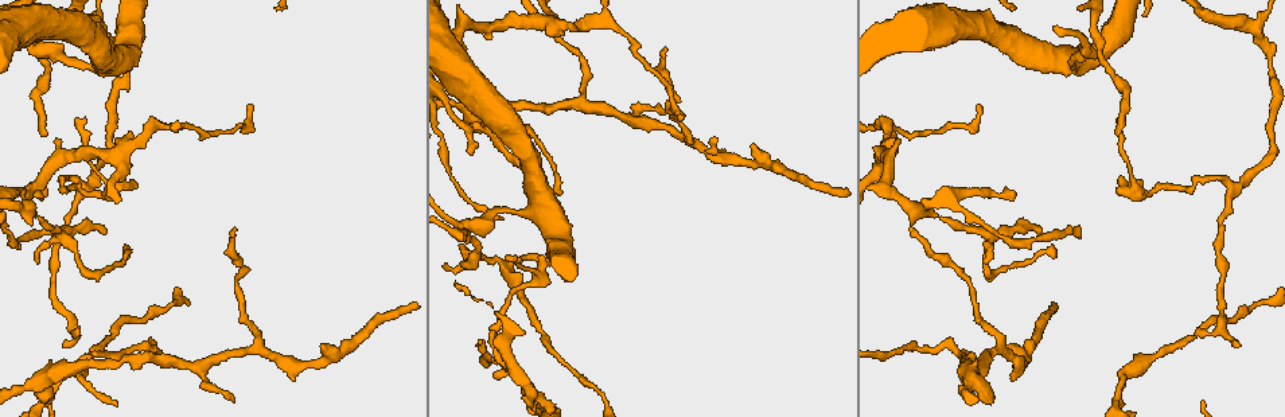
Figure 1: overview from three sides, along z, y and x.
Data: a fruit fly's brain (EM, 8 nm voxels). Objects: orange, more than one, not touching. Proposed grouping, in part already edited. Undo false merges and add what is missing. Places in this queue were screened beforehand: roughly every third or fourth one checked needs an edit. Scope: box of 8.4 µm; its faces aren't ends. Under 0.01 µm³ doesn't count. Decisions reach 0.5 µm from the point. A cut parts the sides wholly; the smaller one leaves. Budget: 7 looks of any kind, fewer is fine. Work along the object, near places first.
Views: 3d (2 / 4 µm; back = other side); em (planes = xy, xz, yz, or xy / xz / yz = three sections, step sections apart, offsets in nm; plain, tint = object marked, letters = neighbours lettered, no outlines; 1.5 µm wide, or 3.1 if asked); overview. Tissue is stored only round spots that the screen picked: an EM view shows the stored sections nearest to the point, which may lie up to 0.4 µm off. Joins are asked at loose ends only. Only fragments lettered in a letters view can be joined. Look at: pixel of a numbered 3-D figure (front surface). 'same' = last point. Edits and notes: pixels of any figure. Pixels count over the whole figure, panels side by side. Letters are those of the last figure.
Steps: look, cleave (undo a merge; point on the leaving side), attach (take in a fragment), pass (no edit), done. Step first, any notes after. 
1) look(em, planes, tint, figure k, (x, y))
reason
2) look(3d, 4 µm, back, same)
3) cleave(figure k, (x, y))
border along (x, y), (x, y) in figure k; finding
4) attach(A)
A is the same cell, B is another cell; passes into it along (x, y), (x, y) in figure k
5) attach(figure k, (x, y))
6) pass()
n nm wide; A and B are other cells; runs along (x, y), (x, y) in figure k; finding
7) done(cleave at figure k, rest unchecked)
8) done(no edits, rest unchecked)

look(em, yz, step 4, letters, figure 1, (136, 187))
tapers out

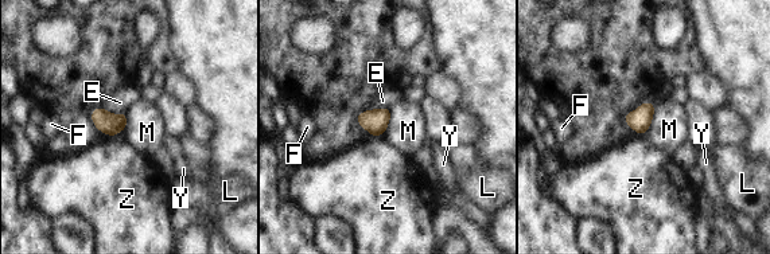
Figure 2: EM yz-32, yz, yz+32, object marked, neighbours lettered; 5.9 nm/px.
look(em, planes, letters, same)
cut it another way

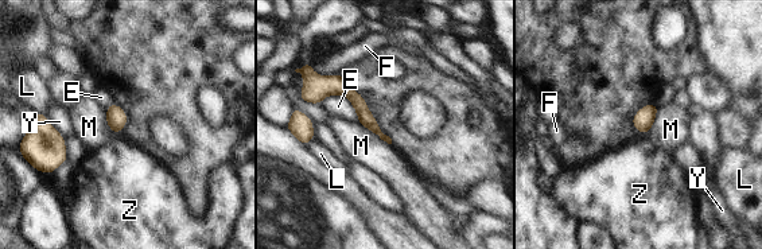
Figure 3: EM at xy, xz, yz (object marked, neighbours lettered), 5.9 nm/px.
pass()
80 nm wide; E, F, L, M, Y and Z are other cells; runs along (338, 77), (376, 129) in figure 3; none of them fits

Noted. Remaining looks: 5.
look(3d, 4 µm, figure 1, (489, 131))
three arms meet

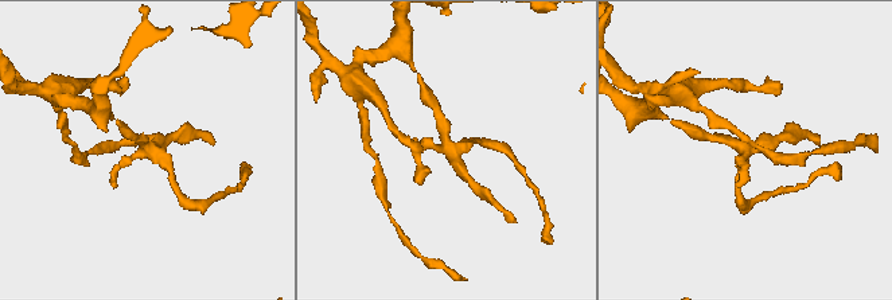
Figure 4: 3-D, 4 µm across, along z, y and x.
look(em, yz, step 4, letters, figure 4, (150, 148))
need the tissue

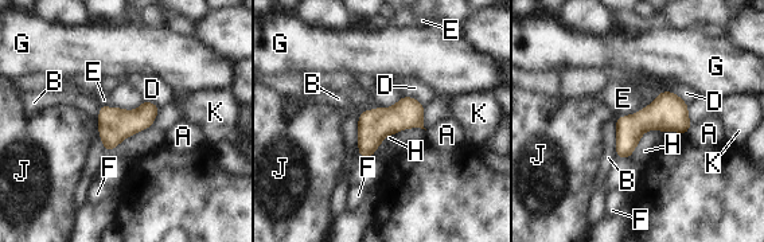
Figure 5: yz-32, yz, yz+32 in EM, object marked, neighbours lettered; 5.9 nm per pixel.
pass()
B touches over 240 nm; A, B, D, E, F, G, H, J and K are other cells; border along (661, 131), (647, 131), (639, 141) in figure 5; all the same neuron

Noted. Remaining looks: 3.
look(em, yz, step 4, tint, figure 1, (992, 395))
branch stops here

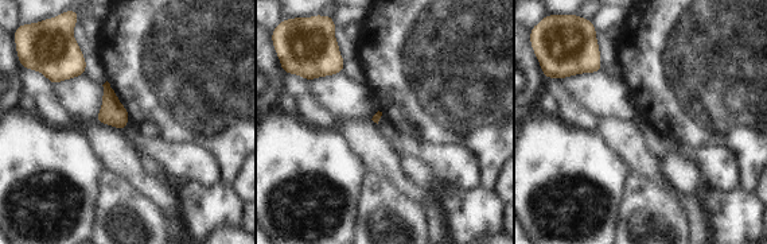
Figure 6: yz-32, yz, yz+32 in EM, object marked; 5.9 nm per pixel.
look(em, yz, step 4, letters, same)

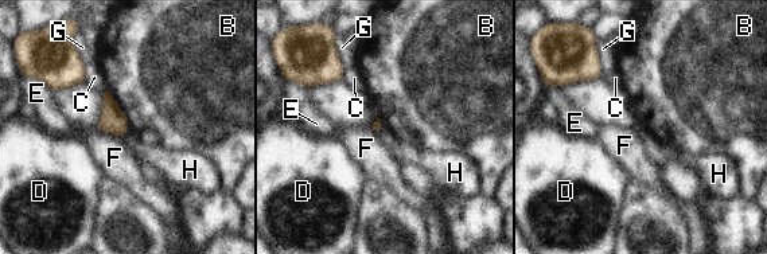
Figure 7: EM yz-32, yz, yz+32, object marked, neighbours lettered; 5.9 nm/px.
pass()
B, C, D, E, F, G and H are other cells; no lettered fragment goes on from it

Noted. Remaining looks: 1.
done(no edits, rest unchecked)

